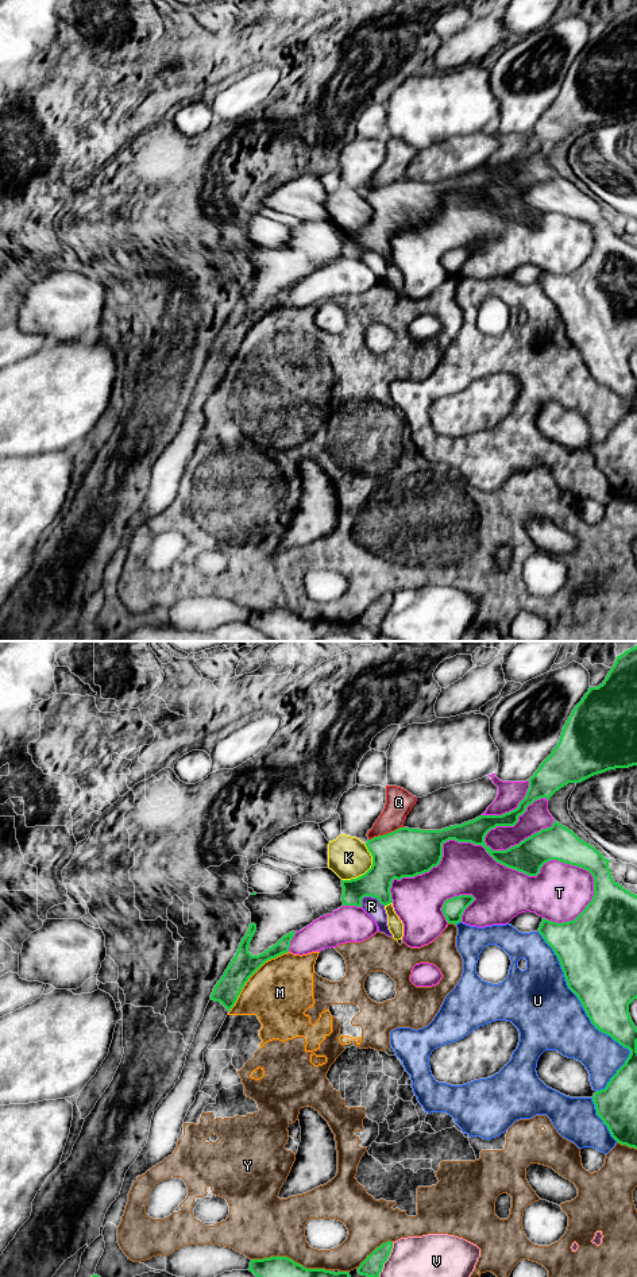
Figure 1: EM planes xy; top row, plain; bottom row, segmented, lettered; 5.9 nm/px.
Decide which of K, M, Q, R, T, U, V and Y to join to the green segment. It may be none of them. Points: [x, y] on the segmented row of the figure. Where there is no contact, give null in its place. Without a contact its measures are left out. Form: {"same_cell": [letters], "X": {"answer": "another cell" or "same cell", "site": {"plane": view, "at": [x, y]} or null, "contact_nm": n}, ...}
{"same_cell": ["Q"], "K": {"answer": "another cell", "site": {"plane": "xy", "at": [369, 870]}, "contact_nm": 260}, "M": {"answer": "another cell", "site": {"plane": "xy", "at": [251, 975]}, "contact_nm": 500}, "Q": {"answer": "same cell", "site": {"plane": "xy", "at": [385, 834]}, "contact_nm": 220}, "R": {"answer": "another cell", "site": {"plane": "xy", "at": [373, 897]}, "contact_nm": 150}, "T": {"answer": "another cell", "site": {"plane": "xy", "at": [482, 845]}, "contact_nm": 1200}, "U": {"answer": "another cell", "site": {"plane": "xy", "at": [587, 1015]}, "contact_nm": 1000}, "V": {"answer": "another cell", "site": {"plane": "xy", "at": [386, 1260]}, "contact_nm": 220}, "Y": {"answer": "another cell", "site": {"plane": "xy", "at": [289, 1258]}, "contact_nm": 480}}

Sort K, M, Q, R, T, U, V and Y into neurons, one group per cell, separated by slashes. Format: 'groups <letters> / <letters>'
groups K / M Y / Q / R / T / U / V

